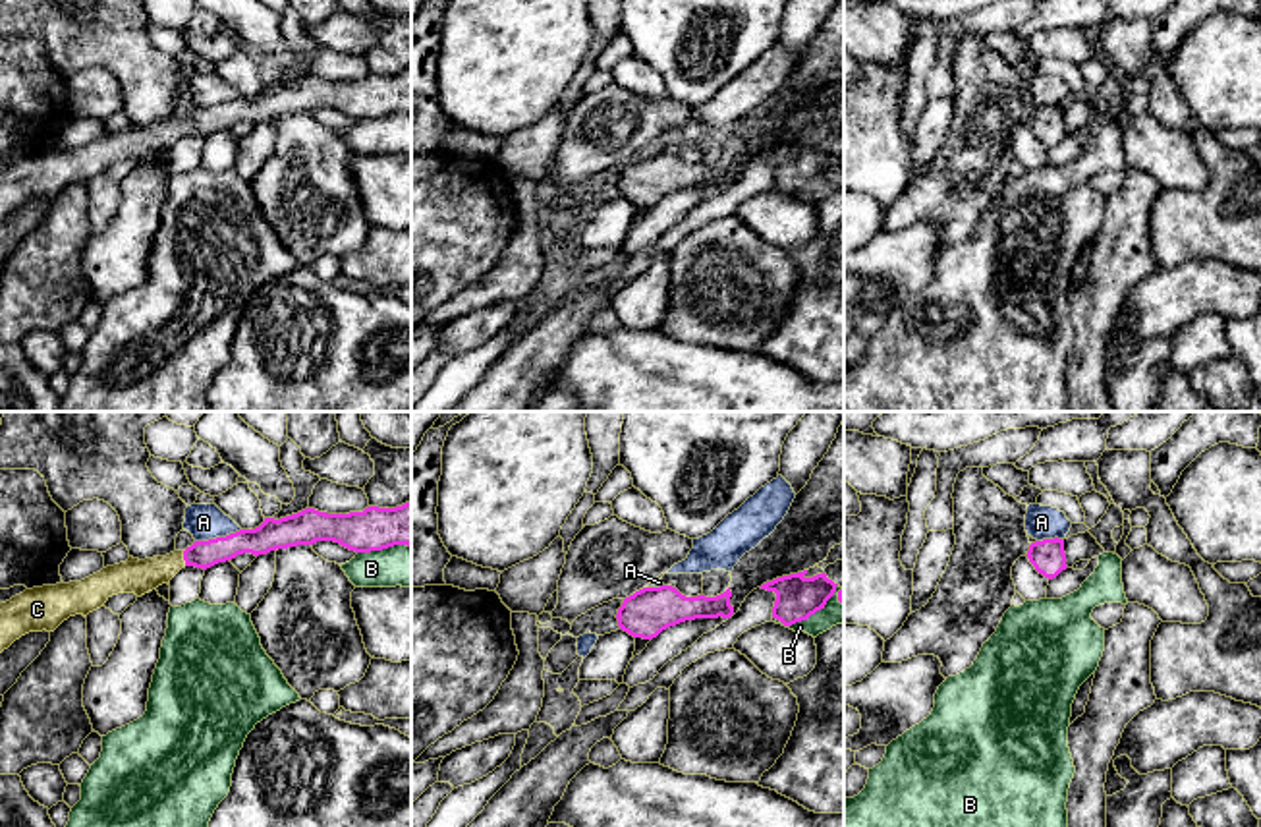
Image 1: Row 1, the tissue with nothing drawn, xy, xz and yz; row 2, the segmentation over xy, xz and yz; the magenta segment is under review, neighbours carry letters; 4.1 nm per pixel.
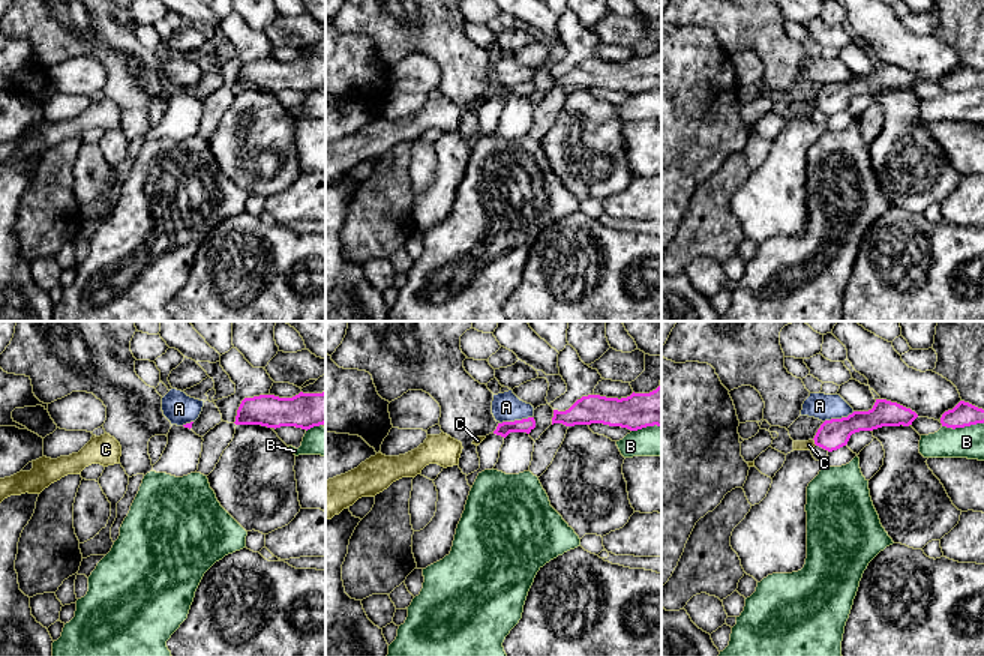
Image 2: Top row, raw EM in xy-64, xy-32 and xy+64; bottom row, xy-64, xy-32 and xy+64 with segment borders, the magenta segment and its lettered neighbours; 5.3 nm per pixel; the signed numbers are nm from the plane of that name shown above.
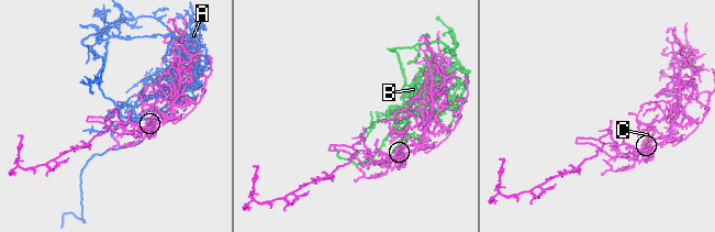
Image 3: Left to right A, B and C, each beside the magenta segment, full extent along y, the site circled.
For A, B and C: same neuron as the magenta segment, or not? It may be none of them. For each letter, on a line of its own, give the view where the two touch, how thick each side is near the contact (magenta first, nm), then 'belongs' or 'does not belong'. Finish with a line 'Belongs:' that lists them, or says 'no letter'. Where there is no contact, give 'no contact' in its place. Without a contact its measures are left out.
A: meets magenta in xy; 130 nm thick on the magenta side, 150 nm on the other; does not belong
B: meets magenta in xz; 180 nm thick on the magenta side, 100 nm on the other; does not belong
C: meets magenta in xy; 110 nm thick on the magenta side, 140 nm on the other; belongs
Belongs: C

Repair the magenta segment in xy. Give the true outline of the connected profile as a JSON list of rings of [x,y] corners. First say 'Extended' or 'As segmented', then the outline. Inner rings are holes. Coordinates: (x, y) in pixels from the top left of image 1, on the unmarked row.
Extended. [[[411,68],[396,75],[369,73],[363,79],[326,81],[305,75],[297,81],[265,89],[255,97],[239,97],[226,104],[195,108],[185,118],[166,124],[133,126],[70,151],[42,153],[0,170],[0,220],[29,199],[54,199],[75,182],[104,174],[118,160],[137,164],[156,157],[185,133],[210,135],[251,120],[334,108],[355,120],[382,118],[394,112],[411,114]]]

